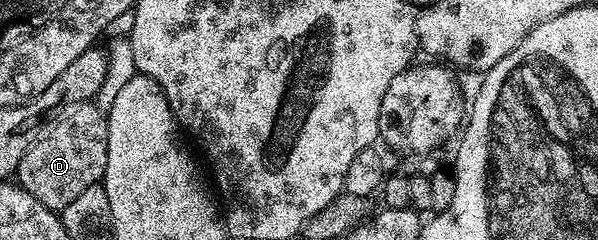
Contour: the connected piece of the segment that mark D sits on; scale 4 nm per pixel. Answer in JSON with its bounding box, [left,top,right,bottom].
[16,101,108,212]

